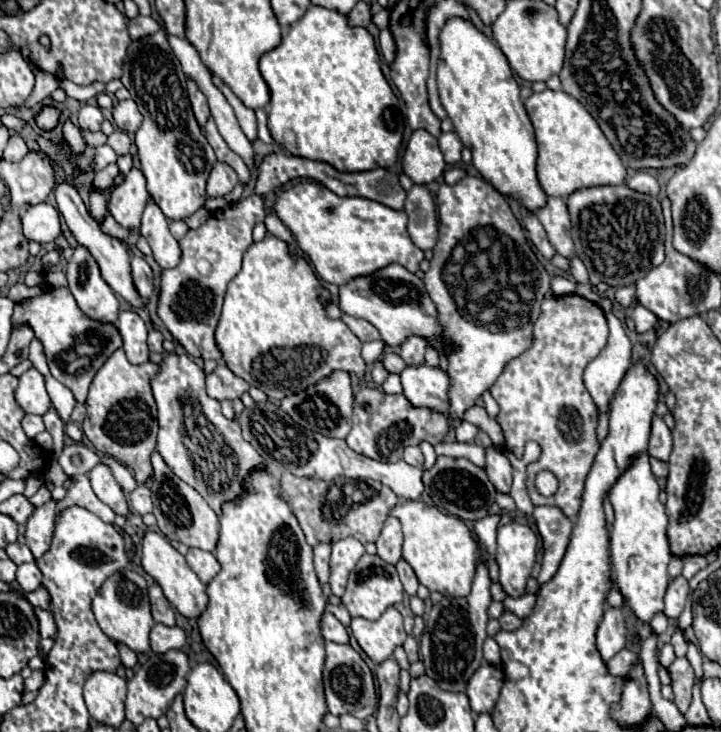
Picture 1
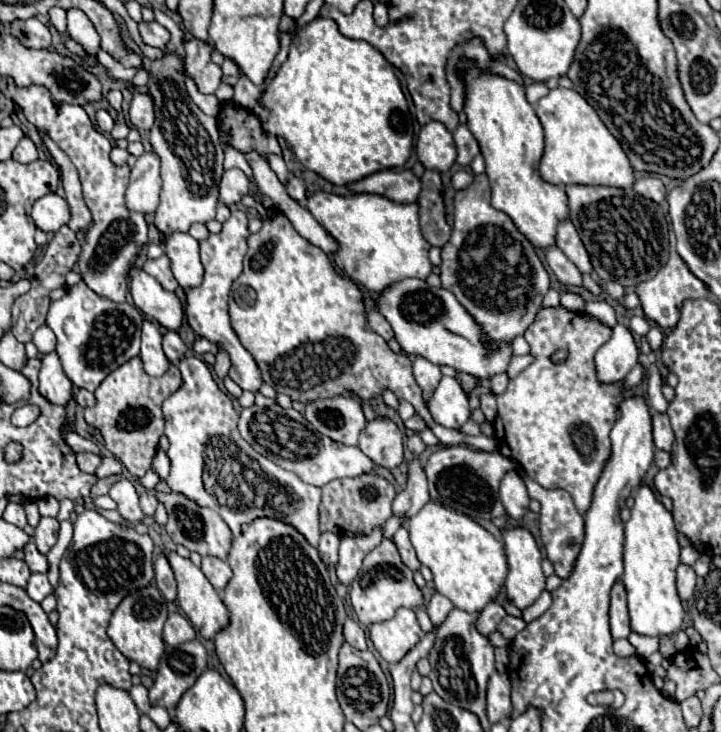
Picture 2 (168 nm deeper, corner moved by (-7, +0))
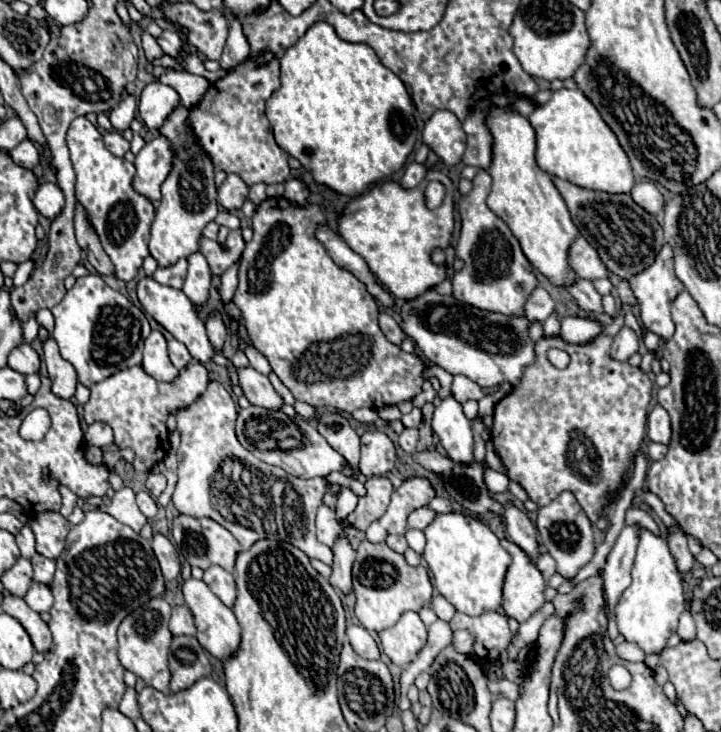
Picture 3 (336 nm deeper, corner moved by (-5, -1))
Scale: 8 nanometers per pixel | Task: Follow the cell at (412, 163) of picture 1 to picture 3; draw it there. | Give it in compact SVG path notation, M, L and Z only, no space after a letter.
M437 110L423 128L423 144L427 144L443 164L455 166L465 152L465 134L457 116L447 110Z

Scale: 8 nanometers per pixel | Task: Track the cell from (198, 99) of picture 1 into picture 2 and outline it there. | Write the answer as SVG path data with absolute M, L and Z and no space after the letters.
M193 37L191 41L187 41L185 51L187 51L185 69L191 75L191 79L199 85L199 91L215 93L221 83L221 67L211 61L211 55L215 51L213 43Z

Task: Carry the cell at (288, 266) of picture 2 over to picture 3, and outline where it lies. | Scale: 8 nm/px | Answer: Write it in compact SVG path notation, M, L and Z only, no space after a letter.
M267 198L267 200L263 200L257 206L257 210L255 210L255 214L253 214L251 220L253 220L253 240L247 242L247 246L245 246L245 250L241 254L241 260L239 260L239 286L237 286L237 292L233 296L233 302L235 302L235 306L241 312L241 318L243 318L243 324L247 328L251 344L269 360L271 370L291 390L291 394L295 396L295 400L307 402L307 404L311 404L315 408L331 408L331 410L341 410L341 412L349 412L349 414L355 412L357 408L379 410L379 408L383 408L387 404L399 404L403 400L413 400L421 392L421 384L423 384L421 370L425 368L425 362L417 354L407 354L399 346L391 344L385 338L385 334L377 326L377 314L379 314L379 310L377 310L375 298L367 292L367 288L365 288L365 284L361 280L357 280L351 272L339 268L329 258L329 254L323 250L323 246L315 238L315 226L325 222L319 206L315 206L315 204L293 206L285 198Z

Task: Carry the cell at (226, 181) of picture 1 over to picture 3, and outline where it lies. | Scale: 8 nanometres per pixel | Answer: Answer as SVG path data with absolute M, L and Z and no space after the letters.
M227 174L227 178L219 186L219 204L225 210L237 210L247 200L247 194L249 194L247 184L243 184L243 180L239 180L239 176Z

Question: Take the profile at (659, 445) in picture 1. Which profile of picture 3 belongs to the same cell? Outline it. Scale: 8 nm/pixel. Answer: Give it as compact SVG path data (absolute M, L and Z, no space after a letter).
M659 404L647 416L647 436L651 442L659 442L659 444L669 444L671 440L669 414Z

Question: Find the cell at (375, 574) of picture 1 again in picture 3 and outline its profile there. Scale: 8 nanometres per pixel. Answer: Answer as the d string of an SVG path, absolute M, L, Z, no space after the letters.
M363 540L353 562L353 592L355 592L355 616L369 630L379 632L393 626L407 610L419 612L429 604L433 586L423 566L409 566L405 558L393 552L385 542L371 544Z

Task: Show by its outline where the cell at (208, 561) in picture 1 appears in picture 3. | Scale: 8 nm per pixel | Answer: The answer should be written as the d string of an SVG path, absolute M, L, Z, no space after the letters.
M211 566L205 570L203 574L203 582L211 588L211 592L225 604L225 606L233 606L235 600L235 580L233 574L219 568L219 566Z

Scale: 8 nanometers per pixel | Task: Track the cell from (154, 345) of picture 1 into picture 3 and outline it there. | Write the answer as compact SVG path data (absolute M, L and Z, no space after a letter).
M165 334L167 336L167 346L169 346L169 358L171 358L171 362L173 362L173 366L175 368L185 368L189 362L191 362L191 354L189 354L189 350L187 350L187 346L185 344L181 344L179 340L175 340L173 336L169 336L169 334Z

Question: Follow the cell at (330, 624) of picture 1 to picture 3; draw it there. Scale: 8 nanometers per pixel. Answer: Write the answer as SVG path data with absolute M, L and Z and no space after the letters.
M351 624L347 628L347 636L349 642L353 646L353 650L361 656L361 658L379 658L379 648L373 640L373 636L359 624Z

